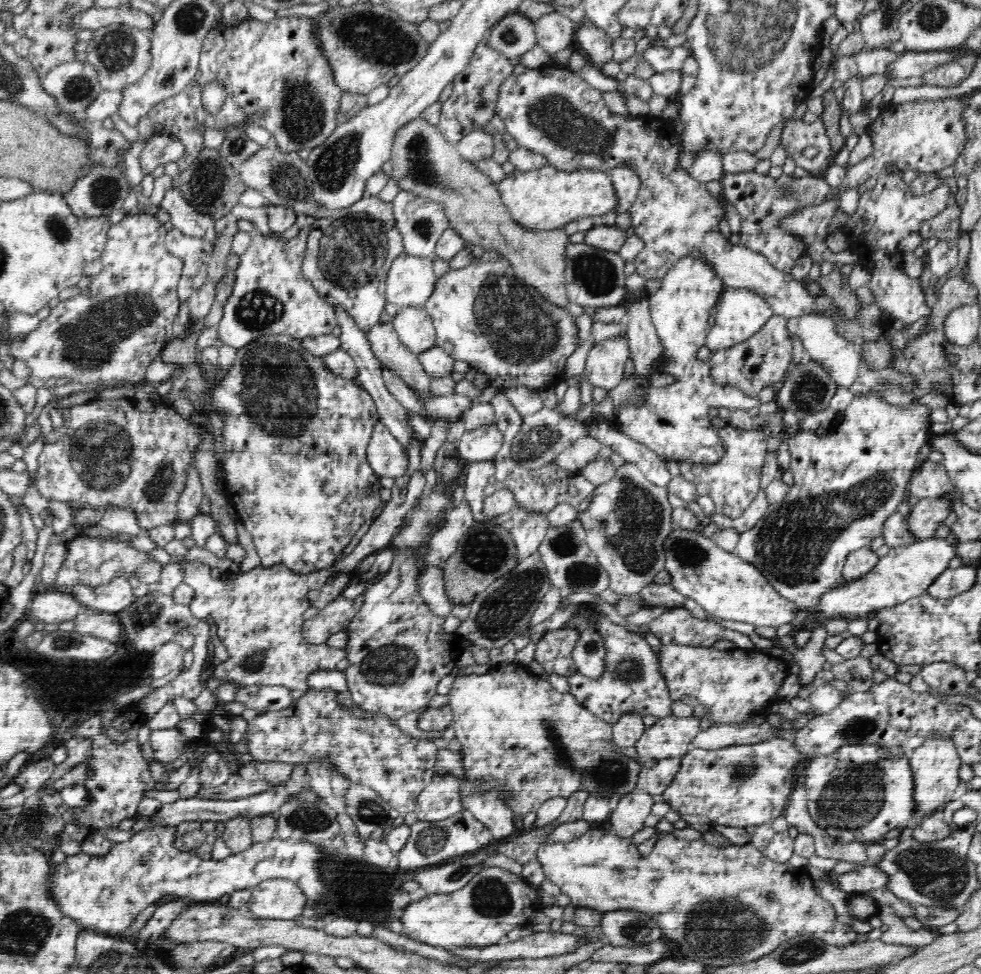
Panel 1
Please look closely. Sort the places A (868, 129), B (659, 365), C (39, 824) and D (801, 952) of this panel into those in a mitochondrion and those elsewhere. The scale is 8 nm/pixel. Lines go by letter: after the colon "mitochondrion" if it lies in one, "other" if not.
A: other
B: other
C: mitochondrion
D: mitochondrion

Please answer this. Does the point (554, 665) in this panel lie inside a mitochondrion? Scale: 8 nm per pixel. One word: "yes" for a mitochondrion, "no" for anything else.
no

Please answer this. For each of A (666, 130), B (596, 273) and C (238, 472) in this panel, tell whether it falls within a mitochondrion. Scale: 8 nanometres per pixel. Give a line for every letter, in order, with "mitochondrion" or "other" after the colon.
A: other
B: mitochondrion
C: other

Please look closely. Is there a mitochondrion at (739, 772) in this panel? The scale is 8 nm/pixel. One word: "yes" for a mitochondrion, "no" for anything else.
yes

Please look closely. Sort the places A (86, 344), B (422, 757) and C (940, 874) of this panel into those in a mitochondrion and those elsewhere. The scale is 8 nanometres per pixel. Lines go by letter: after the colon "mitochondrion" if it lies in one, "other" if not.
A: mitochondrion
B: other
C: mitochondrion

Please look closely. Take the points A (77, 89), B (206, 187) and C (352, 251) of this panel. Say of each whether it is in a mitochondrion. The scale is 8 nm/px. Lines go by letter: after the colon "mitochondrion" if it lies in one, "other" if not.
A: mitochondrion
B: mitochondrion
C: mitochondrion

